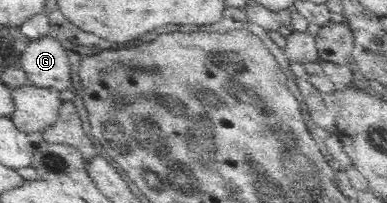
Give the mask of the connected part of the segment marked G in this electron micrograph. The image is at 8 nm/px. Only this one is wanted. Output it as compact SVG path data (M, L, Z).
M53 36L30 41L16 66L24 69L28 84L59 93L71 88L68 55L62 43Z

